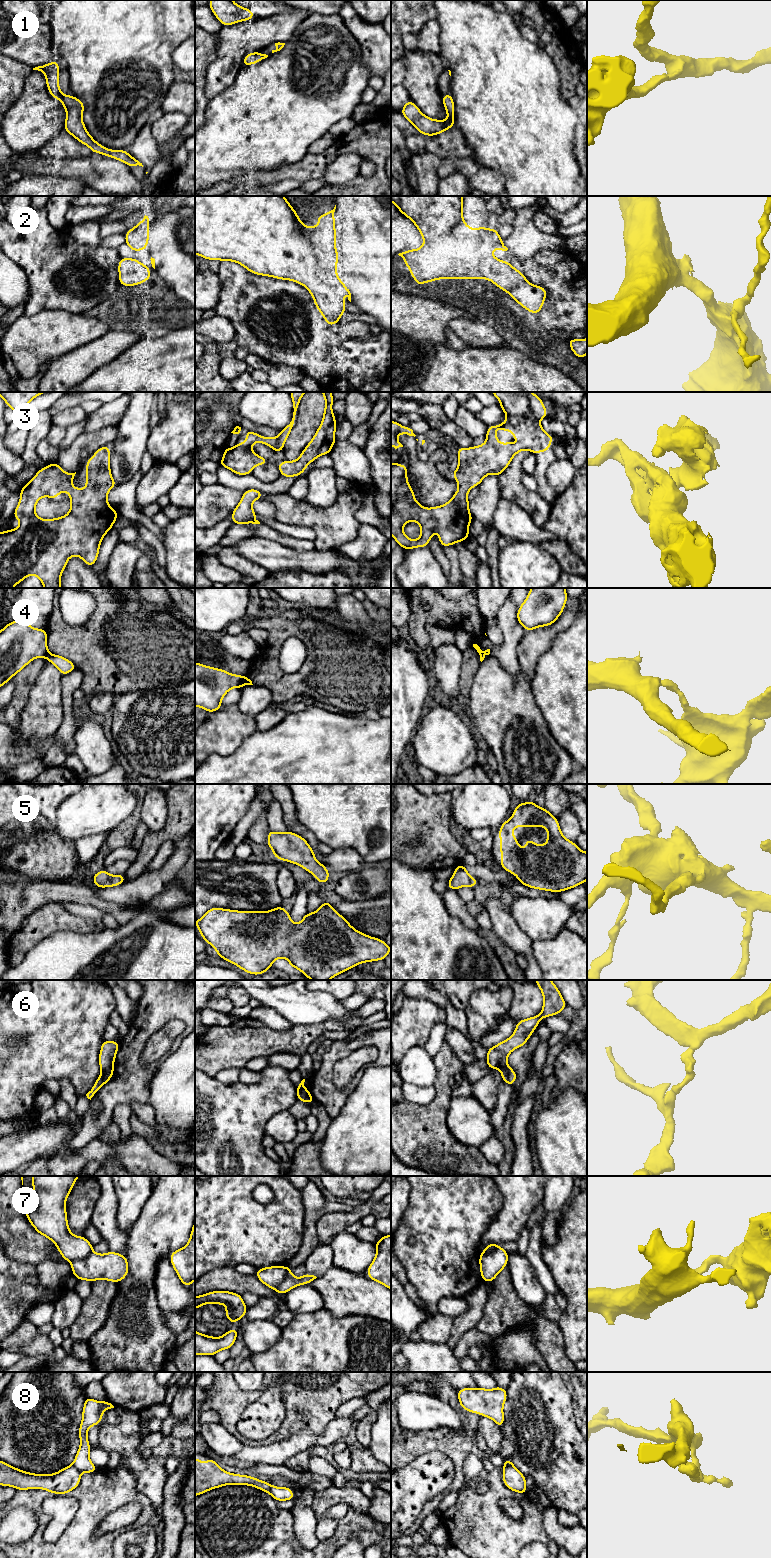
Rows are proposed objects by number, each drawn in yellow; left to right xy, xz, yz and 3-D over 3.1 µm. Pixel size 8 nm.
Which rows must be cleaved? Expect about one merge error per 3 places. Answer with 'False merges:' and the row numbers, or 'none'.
False merges: 4, 6, 7, 8

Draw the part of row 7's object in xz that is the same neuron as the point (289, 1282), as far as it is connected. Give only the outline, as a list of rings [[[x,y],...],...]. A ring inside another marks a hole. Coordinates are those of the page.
[[[286,1267],[285,1278],[275,1287],[275,1292],[280,1294],[286,1294],[292,1288],[301,1286],[304,1284],[310,1284],[317,1277],[308,1273],[305,1273],[302,1277],[294,1277],[291,1274],[292,1268]]]

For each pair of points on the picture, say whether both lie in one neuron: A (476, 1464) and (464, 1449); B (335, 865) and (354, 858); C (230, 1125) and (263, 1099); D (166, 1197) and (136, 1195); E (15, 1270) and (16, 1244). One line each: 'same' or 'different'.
A: different
B: same
C: same
D: different
E: different

